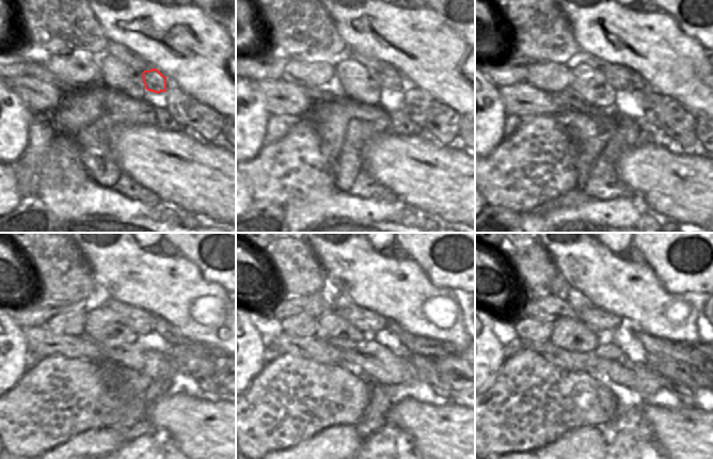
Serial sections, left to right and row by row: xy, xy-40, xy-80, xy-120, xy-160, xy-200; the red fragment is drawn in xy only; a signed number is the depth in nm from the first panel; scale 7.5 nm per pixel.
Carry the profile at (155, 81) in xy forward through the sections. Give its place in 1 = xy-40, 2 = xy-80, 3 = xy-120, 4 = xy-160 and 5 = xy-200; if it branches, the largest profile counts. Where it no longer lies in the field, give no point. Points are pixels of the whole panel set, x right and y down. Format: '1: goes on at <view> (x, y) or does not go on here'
1: goes on at xy-40 (390, 78)
2: goes on at xy-80 (619, 77)
3: goes on at xy-120 (140, 321)
4: goes on at xy-160 (369, 322)
5: goes on at xy-200 (602, 322)

